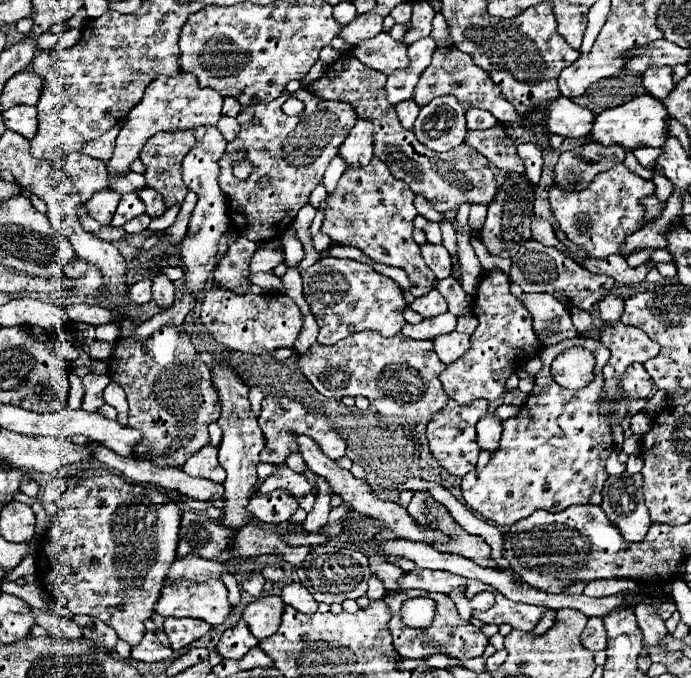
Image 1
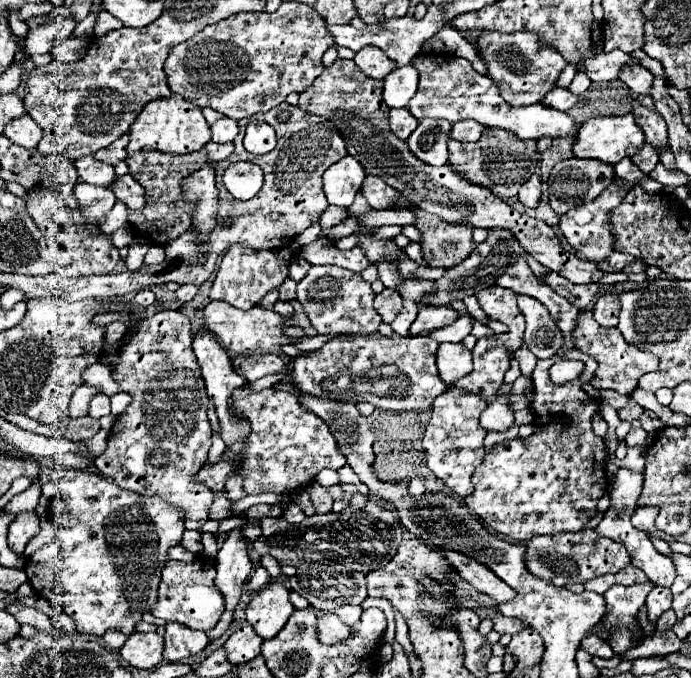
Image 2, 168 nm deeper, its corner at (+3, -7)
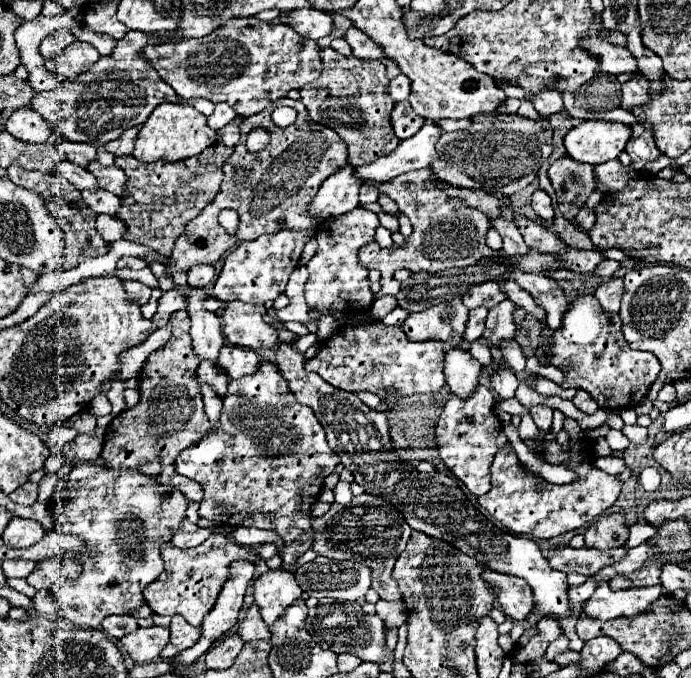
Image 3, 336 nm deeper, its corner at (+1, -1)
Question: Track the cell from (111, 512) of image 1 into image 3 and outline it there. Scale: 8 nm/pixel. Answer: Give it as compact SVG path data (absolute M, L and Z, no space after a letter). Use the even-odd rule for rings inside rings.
M75 463L61 487L55 487L49 499L49 511L57 521L57 529L67 535L77 535L87 543L93 555L77 553L81 557L81 577L67 581L65 587L53 585L51 593L59 603L61 613L77 627L97 629L107 615L127 615L145 605L143 589L151 585L163 571L159 547L181 529L189 503L175 487L159 485L155 479L135 471L115 471L101 463Z

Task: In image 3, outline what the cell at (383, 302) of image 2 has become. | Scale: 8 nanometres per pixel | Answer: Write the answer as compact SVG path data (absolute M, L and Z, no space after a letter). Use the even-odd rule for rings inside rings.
M393 295L379 297L379 299L375 299L373 305L371 305L371 317L379 321L379 319L383 319L389 311L393 311L395 307L397 307L397 297L393 297Z

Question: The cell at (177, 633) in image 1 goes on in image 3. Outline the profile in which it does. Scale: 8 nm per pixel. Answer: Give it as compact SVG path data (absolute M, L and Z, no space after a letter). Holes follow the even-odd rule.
M181 615L173 617L169 629L171 629L171 639L169 639L167 647L163 649L161 657L169 657L171 659L171 657L179 655L181 651L193 647L197 643L197 639L201 637L201 627L189 625Z

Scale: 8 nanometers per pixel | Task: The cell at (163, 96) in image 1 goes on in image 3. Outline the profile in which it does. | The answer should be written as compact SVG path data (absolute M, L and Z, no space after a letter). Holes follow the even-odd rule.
M161 103L155 107L151 117L143 123L137 139L135 139L135 151L133 155L139 161L153 163L157 159L167 159L167 161L179 161L191 155L199 155L203 149L215 143L215 131L209 129L207 117L199 113L193 105L183 105L183 103Z

